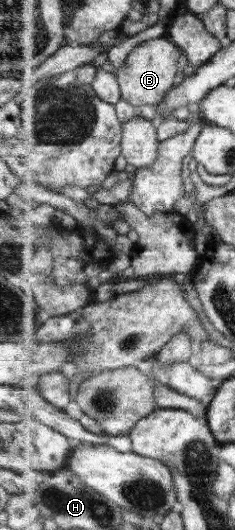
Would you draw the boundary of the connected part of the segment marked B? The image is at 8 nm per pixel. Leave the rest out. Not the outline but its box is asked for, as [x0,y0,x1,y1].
[117,36,184,109]

